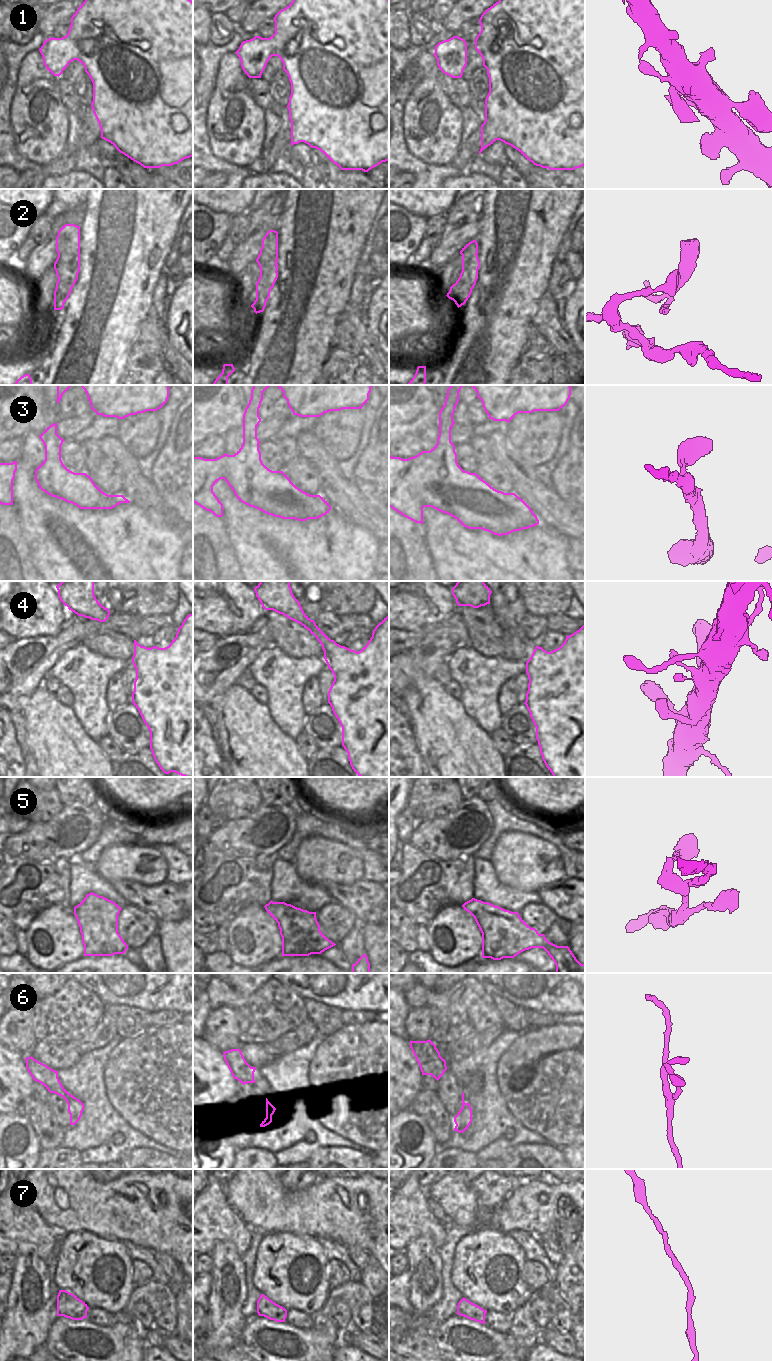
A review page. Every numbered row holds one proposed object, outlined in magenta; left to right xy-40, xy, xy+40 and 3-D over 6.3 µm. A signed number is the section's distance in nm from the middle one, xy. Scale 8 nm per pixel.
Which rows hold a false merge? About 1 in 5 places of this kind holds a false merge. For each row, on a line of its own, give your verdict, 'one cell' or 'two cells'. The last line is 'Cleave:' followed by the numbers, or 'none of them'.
1: one cell
2: two cells
3: one cell
4: one cell
5: one cell
6: one cell
7: one cell
Cleave: 2

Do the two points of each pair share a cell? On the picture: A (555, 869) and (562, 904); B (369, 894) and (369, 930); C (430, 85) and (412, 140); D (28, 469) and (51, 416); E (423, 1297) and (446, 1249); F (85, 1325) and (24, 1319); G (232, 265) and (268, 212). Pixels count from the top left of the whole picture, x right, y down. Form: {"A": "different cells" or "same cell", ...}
{"A": "different cells", "B": "different cells", "C": "same cell", "D": "different cells", "E": "different cells", "F": "different cells", "G": "same cell"}

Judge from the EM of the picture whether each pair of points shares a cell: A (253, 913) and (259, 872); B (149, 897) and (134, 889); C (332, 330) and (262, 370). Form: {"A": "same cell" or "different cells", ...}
{"A": "different cells", "B": "same cell", "C": "same cell"}

